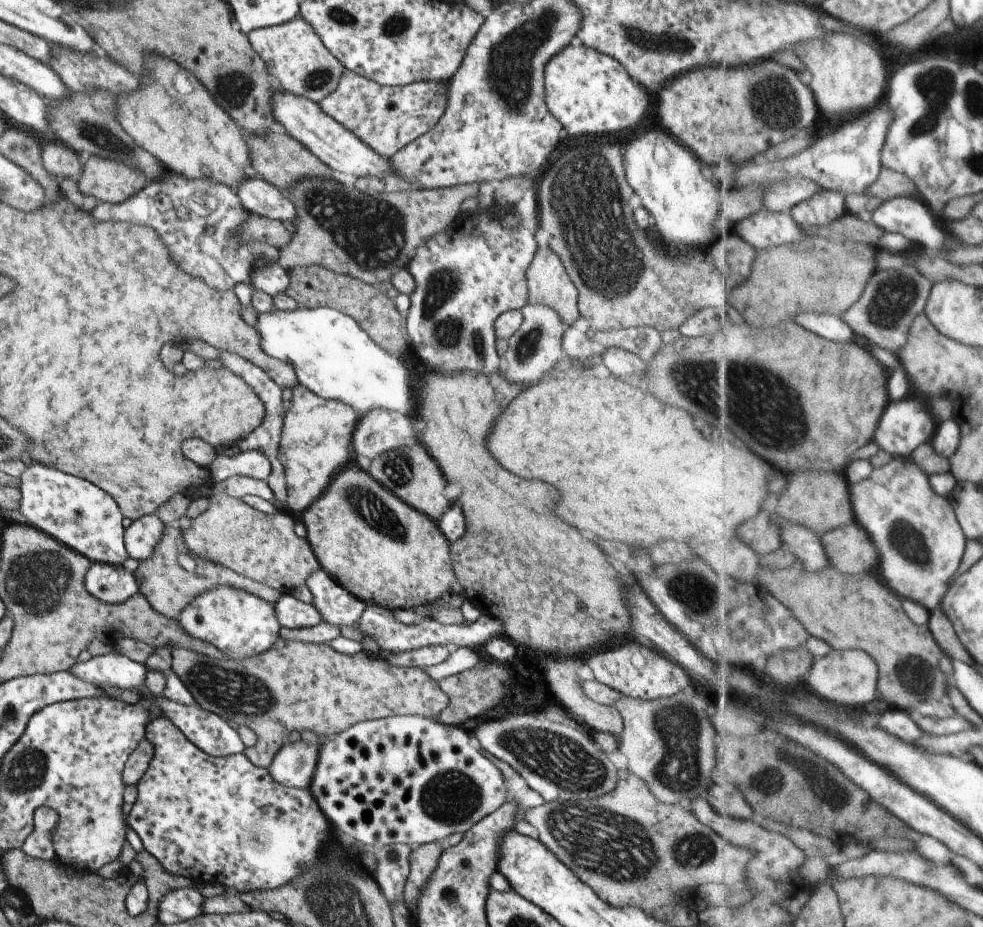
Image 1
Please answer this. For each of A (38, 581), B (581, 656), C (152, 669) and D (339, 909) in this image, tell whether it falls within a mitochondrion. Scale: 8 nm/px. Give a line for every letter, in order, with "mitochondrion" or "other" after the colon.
A: mitochondrion
B: other
C: other
D: mitochondrion

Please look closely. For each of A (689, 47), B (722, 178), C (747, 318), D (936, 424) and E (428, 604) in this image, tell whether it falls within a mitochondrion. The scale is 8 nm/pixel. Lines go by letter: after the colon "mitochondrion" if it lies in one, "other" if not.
A: mitochondrion
B: other
C: other
D: other
E: other

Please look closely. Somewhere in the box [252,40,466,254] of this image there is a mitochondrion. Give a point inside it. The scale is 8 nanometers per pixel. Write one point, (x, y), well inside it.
(319, 79)

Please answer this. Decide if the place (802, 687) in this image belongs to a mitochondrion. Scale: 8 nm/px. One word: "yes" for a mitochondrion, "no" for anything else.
no

